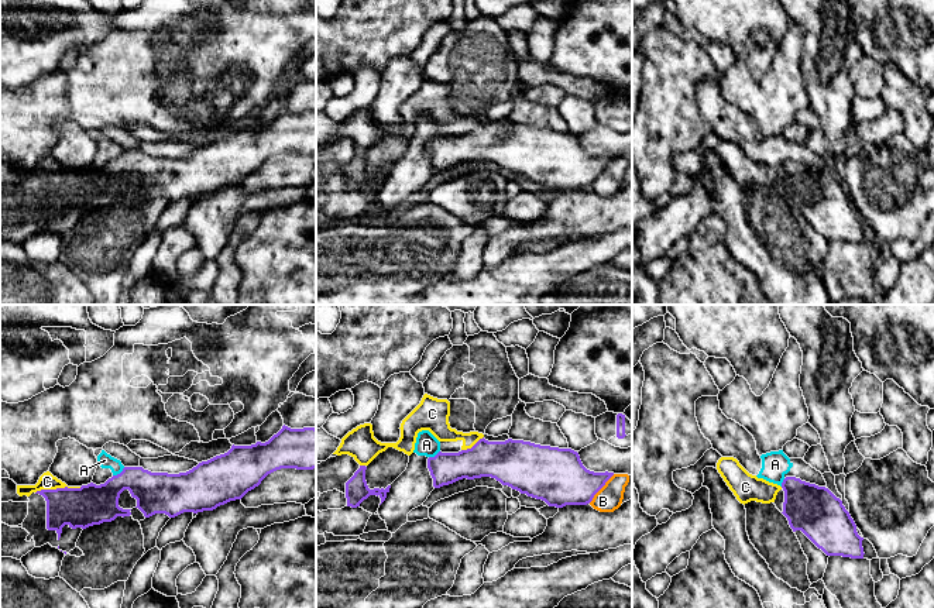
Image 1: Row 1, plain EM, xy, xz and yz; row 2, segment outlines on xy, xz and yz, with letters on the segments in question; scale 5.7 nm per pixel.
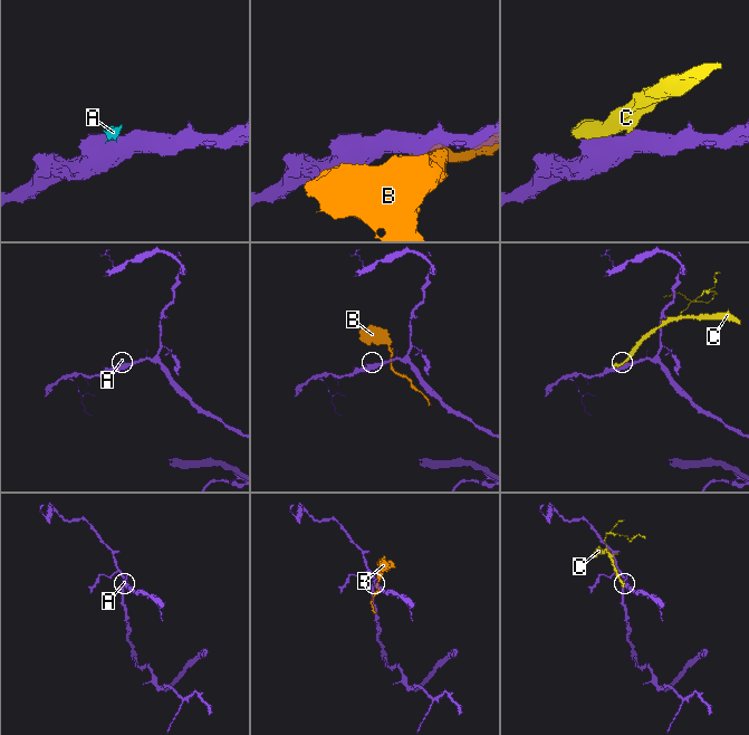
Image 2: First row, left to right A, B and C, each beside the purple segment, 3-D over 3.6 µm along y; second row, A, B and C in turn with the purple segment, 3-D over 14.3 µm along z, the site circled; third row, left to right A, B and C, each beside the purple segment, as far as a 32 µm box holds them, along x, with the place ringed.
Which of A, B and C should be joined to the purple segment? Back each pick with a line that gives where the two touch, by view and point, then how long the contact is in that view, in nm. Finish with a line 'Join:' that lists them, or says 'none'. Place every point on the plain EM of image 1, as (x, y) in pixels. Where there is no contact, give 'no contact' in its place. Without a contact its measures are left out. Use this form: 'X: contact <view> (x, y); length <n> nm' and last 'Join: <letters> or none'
Join: none

